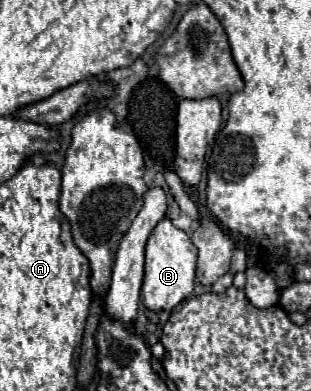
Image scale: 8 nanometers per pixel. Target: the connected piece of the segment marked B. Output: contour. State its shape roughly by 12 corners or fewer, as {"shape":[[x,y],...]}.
{"shape":[[163,218],[147,240],[143,304],[173,310],[195,288],[197,248]]}

